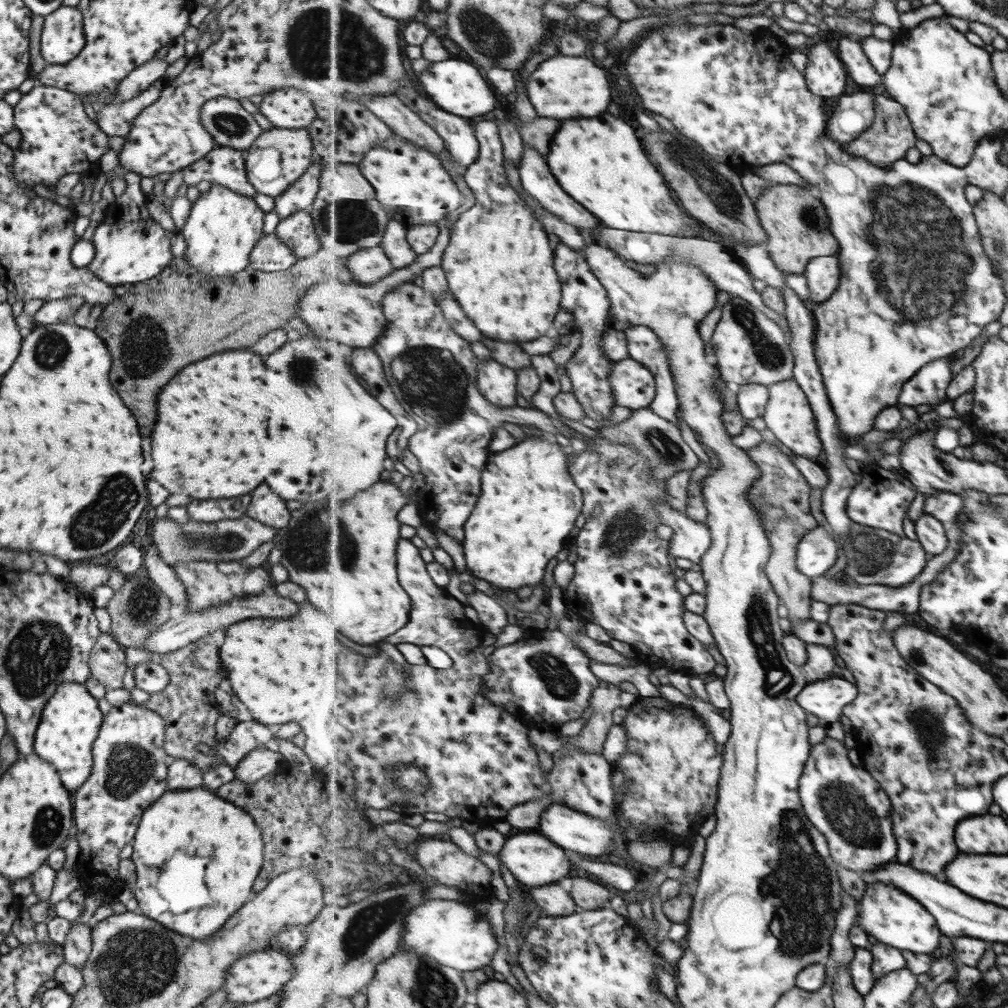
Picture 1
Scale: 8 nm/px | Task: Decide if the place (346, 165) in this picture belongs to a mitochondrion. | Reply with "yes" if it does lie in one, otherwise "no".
no

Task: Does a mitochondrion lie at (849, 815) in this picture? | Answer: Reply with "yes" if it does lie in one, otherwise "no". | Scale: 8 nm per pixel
yes

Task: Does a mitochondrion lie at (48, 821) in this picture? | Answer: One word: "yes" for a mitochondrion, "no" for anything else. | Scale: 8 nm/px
yes

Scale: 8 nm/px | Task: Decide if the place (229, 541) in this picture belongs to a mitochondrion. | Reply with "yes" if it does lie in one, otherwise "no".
yes

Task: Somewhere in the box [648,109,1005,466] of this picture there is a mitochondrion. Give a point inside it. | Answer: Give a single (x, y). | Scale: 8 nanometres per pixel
(923, 264)

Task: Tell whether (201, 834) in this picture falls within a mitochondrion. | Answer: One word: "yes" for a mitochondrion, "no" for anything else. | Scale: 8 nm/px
no

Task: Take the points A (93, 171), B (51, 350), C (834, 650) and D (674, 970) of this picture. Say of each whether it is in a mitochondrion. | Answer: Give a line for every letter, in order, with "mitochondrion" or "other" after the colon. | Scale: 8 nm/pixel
A: other
B: mitochondrion
C: other
D: other

